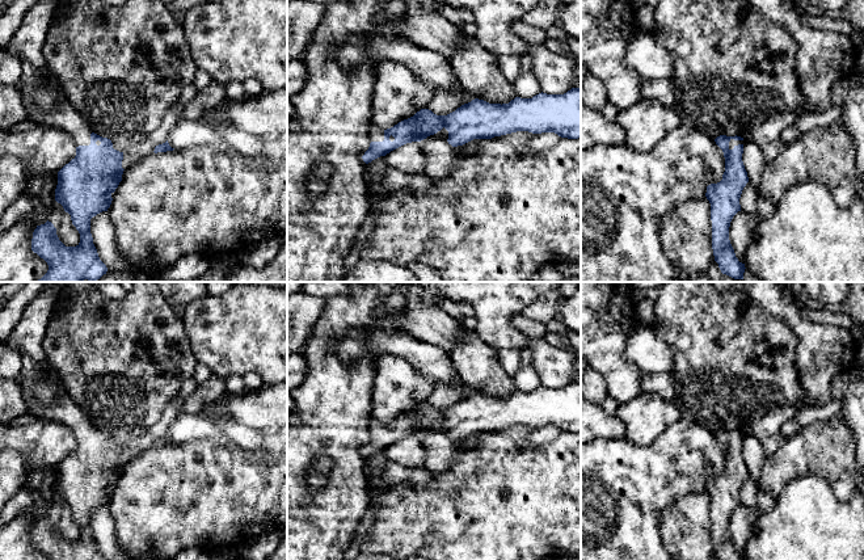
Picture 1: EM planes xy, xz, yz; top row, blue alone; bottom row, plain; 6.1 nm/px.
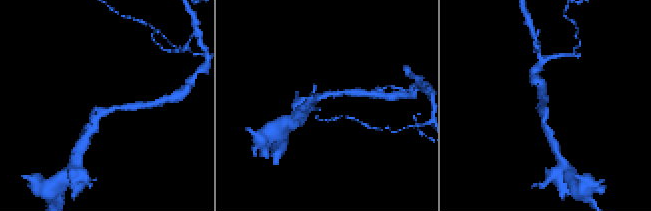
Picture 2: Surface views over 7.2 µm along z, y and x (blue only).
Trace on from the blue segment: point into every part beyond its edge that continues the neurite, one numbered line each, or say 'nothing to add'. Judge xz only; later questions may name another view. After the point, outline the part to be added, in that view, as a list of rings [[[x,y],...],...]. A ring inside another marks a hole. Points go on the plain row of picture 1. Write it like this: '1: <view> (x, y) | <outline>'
1: xz (376, 428) | [[[374,416],[368,424],[370,437],[371,435],[383,435],[384,434],[384,422],[379,421]]]

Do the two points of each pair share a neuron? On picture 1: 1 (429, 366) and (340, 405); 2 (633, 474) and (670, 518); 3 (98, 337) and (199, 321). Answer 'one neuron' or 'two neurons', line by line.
1: two neurons
2: two neurons
3: two neurons

